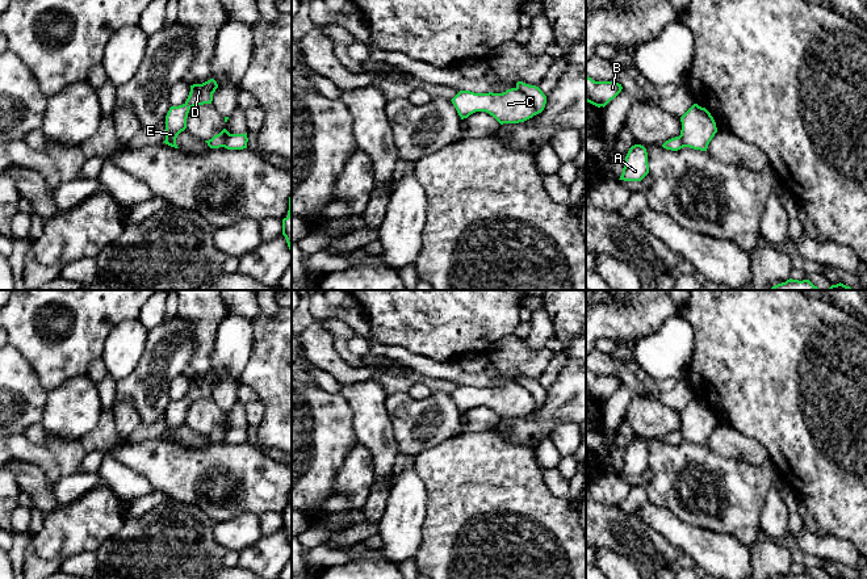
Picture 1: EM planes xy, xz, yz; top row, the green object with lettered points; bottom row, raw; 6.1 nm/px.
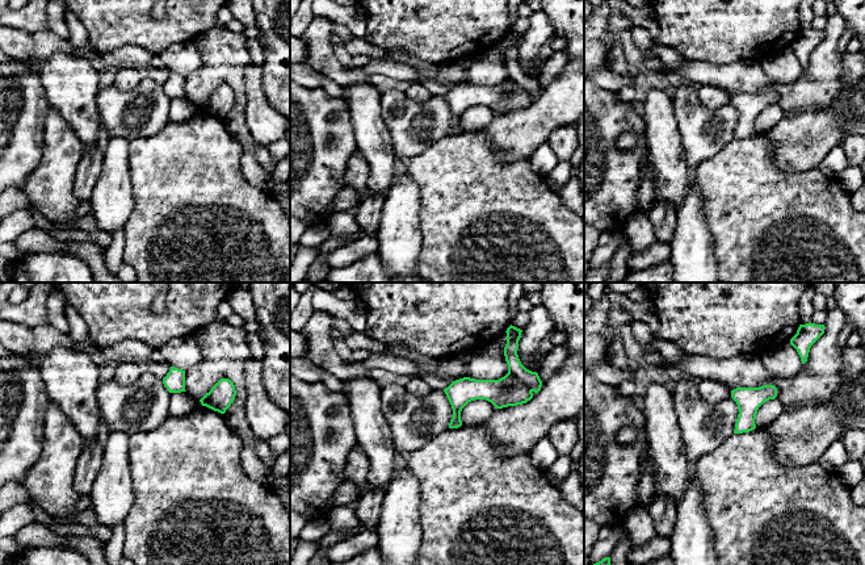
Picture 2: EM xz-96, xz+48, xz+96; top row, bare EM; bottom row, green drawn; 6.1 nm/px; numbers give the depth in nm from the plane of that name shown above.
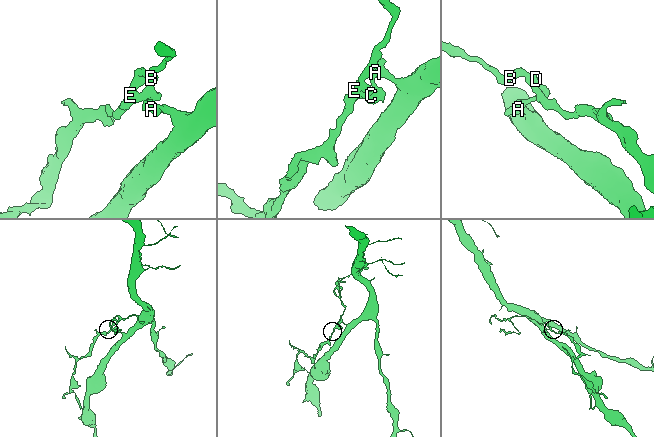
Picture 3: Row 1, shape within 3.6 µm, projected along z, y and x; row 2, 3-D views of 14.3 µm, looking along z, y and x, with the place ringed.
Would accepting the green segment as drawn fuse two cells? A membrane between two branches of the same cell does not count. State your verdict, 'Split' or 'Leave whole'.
Split

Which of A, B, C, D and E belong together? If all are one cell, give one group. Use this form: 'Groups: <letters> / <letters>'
Groups: A / B C D E

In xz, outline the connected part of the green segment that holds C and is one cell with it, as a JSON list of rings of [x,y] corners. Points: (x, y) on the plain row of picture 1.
[[[518,382],[503,387],[460,385],[451,395],[461,414],[476,406],[486,406],[503,419],[524,416],[536,410],[533,397]]]

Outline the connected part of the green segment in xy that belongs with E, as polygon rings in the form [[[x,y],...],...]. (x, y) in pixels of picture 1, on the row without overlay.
[[[214,373],[202,378],[190,379],[187,395],[179,400],[171,400],[166,410],[166,435],[163,437],[179,442],[176,439],[177,429],[187,423],[189,403],[197,399],[211,398],[213,387],[218,382]]]

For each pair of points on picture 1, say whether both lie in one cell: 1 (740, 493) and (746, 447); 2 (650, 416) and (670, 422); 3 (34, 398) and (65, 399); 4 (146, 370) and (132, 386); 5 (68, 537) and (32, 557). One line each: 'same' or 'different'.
1: different
2: same
3: different
4: same
5: different

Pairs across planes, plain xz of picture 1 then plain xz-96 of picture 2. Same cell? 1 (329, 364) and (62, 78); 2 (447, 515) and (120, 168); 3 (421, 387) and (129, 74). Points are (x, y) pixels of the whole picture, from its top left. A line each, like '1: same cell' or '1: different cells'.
1: different cells
2: different cells
3: same cell

